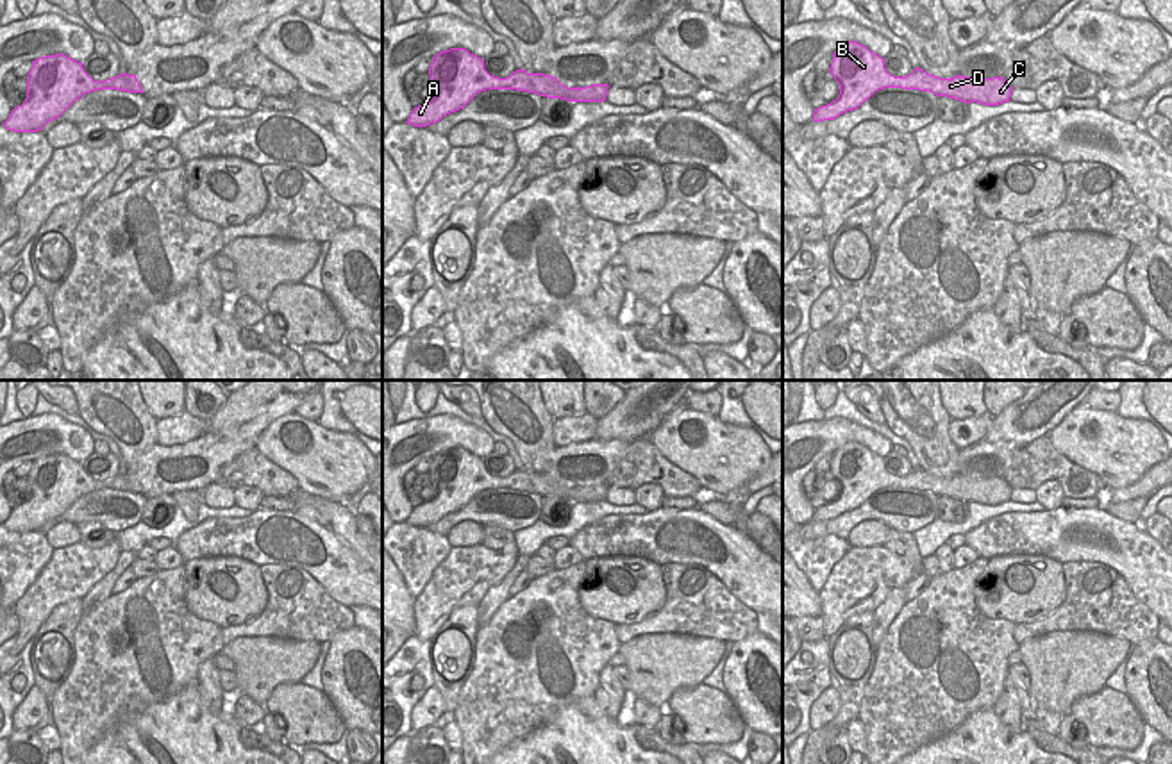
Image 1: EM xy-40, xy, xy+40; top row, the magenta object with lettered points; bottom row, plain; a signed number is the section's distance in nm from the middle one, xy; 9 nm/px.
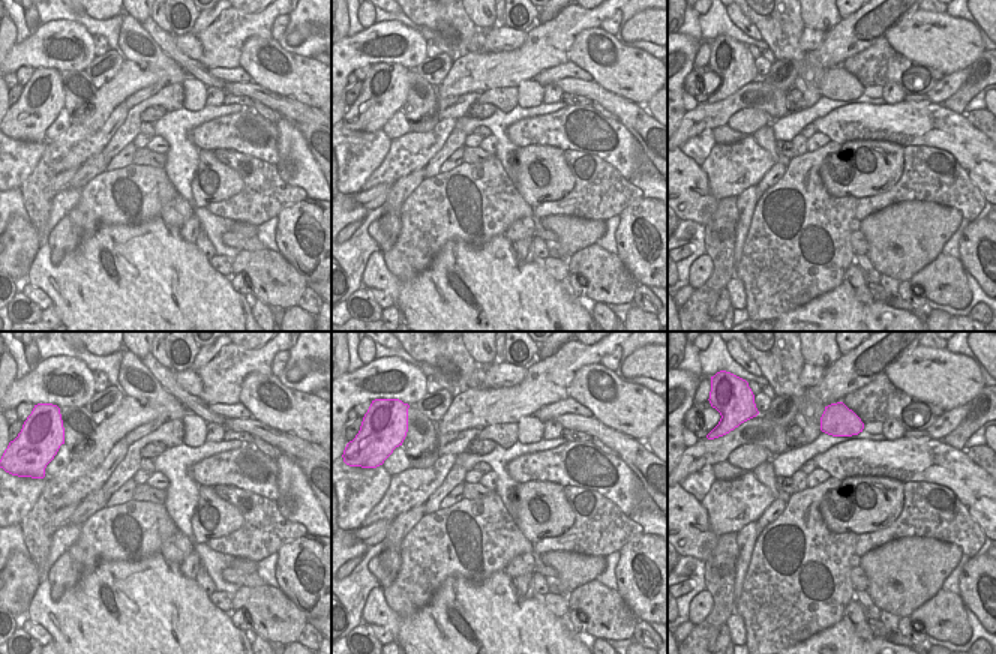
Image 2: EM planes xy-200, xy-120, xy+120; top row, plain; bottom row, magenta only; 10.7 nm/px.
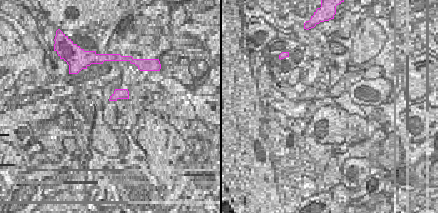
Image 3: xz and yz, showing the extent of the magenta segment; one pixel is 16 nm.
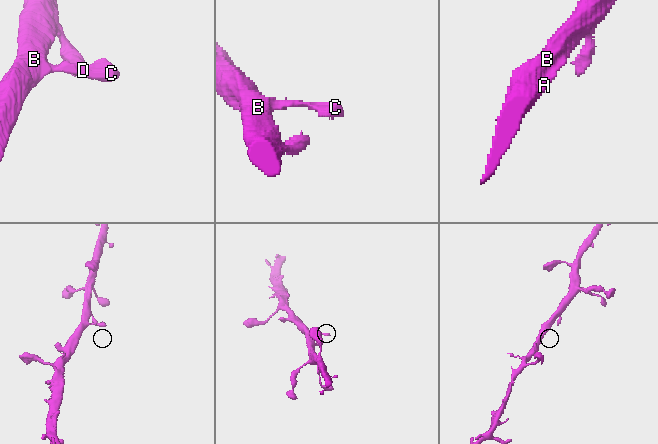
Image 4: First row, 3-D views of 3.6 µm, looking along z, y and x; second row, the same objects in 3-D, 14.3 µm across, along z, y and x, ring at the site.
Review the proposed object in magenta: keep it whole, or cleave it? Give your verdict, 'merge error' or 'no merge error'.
no merge error

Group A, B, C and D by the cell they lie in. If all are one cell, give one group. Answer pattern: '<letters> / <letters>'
A B C D

